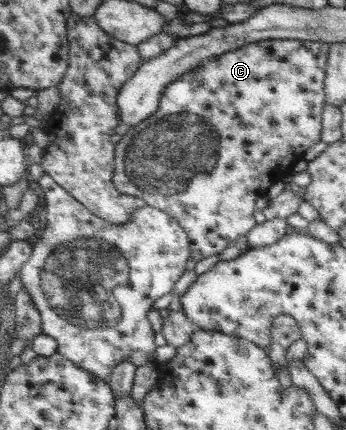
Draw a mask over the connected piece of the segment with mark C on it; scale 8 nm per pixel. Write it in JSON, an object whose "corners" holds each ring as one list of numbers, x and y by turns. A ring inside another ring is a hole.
{"corners":[[261,40,245,44,241,49,230,50,210,62,202,62,196,68,192,68,190,72,184,72,178,76,178,80,166,86,158,112,140,124,130,127,116,144,114,184,117,185,120,192,140,197,146,200,146,204,162,209,178,220,178,223,189,234,189,240,192,242,191,258,194,261,205,260,209,256,219,256,225,248,231,246,242,236,246,237,257,226,252,215,258,210,255,206,256,200,258,200,258,196,265,196,268,188,278,182,278,166,284,170,282,174,288,174,288,166,292,166,292,162,300,160,302,152,320,140,321,112,325,108,326,98,325,67,328,66,328,52,329,45,320,41]]}

